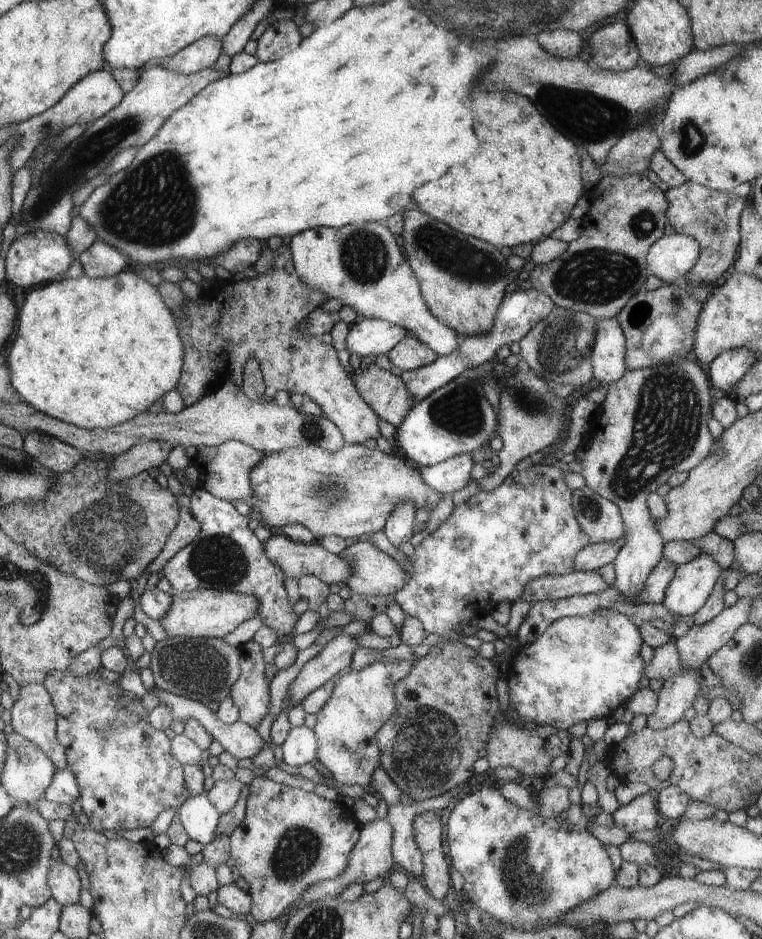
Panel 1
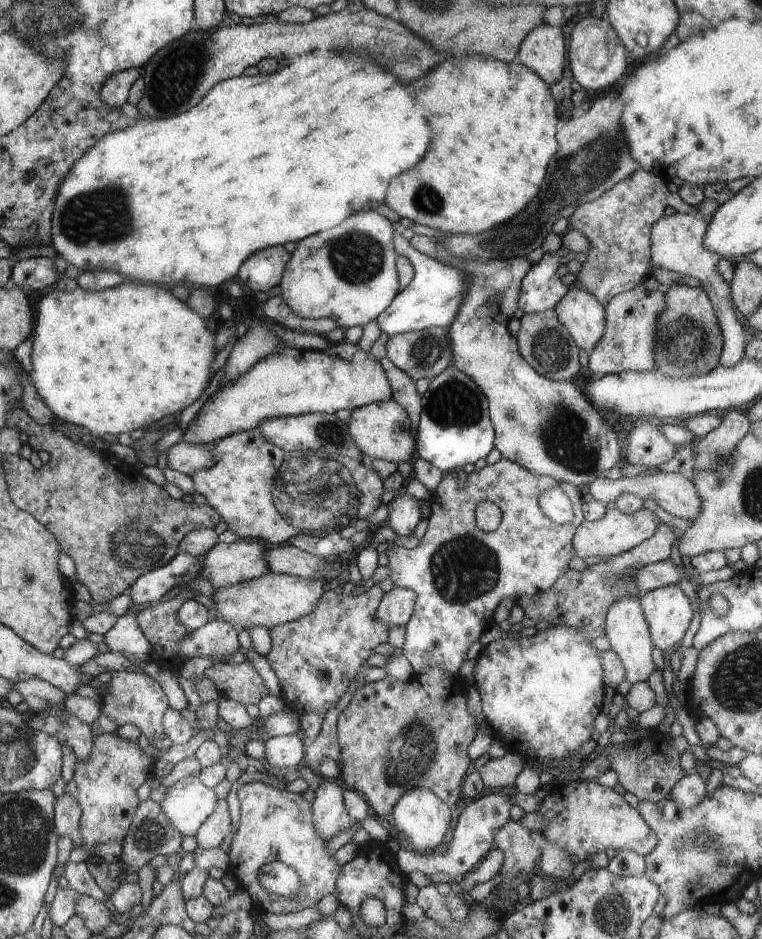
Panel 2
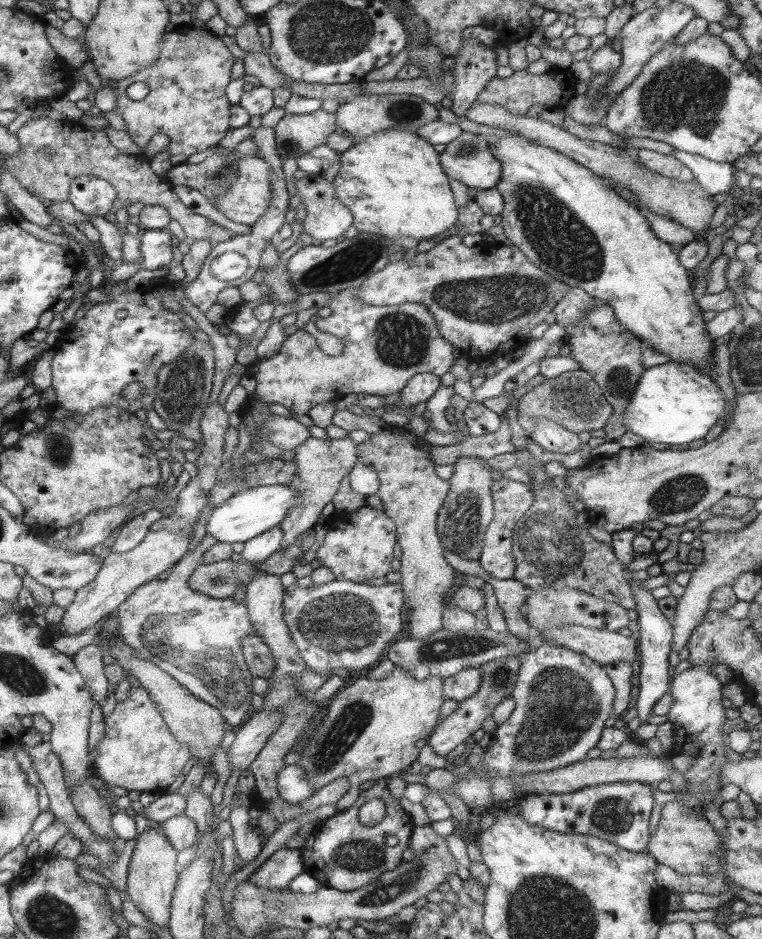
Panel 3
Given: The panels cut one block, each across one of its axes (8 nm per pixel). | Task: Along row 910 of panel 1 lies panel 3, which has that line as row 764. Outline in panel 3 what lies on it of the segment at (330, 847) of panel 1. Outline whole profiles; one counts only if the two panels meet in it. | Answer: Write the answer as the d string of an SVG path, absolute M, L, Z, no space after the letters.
M249 562L251 566L257 566L257 574L249 580L249 584L245 586L245 606L249 610L249 618L251 622L255 624L255 630L257 630L257 636L267 644L267 648L271 648L271 656L273 656L273 664L275 664L275 670L269 674L271 678L271 686L269 686L269 692L265 696L265 706L261 704L263 712L271 712L271 710L279 710L281 716L283 716L283 722L281 726L271 734L271 738L267 740L267 744L263 746L263 750L259 752L259 756L251 762L249 770L251 774L255 776L255 788L253 788L253 794L249 796L251 802L255 802L253 810L259 812L259 810L267 810L271 812L275 818L277 818L277 828L289 820L295 820L297 816L305 814L303 808L299 808L299 804L289 804L285 802L279 792L277 792L277 774L279 770L285 768L283 764L283 756L289 752L289 748L293 746L293 742L297 742L297 738L301 736L303 728L311 722L311 716L313 716L313 710L309 706L309 696L313 692L305 692L305 694L297 694L293 690L293 686L297 686L297 680L301 676L303 670L307 670L307 660L303 660L303 656L299 656L299 648L295 648L295 642L289 634L289 628L283 620L283 596L285 596L285 588L281 584L281 576L277 574L265 574L259 570L259 566L263 562Z

